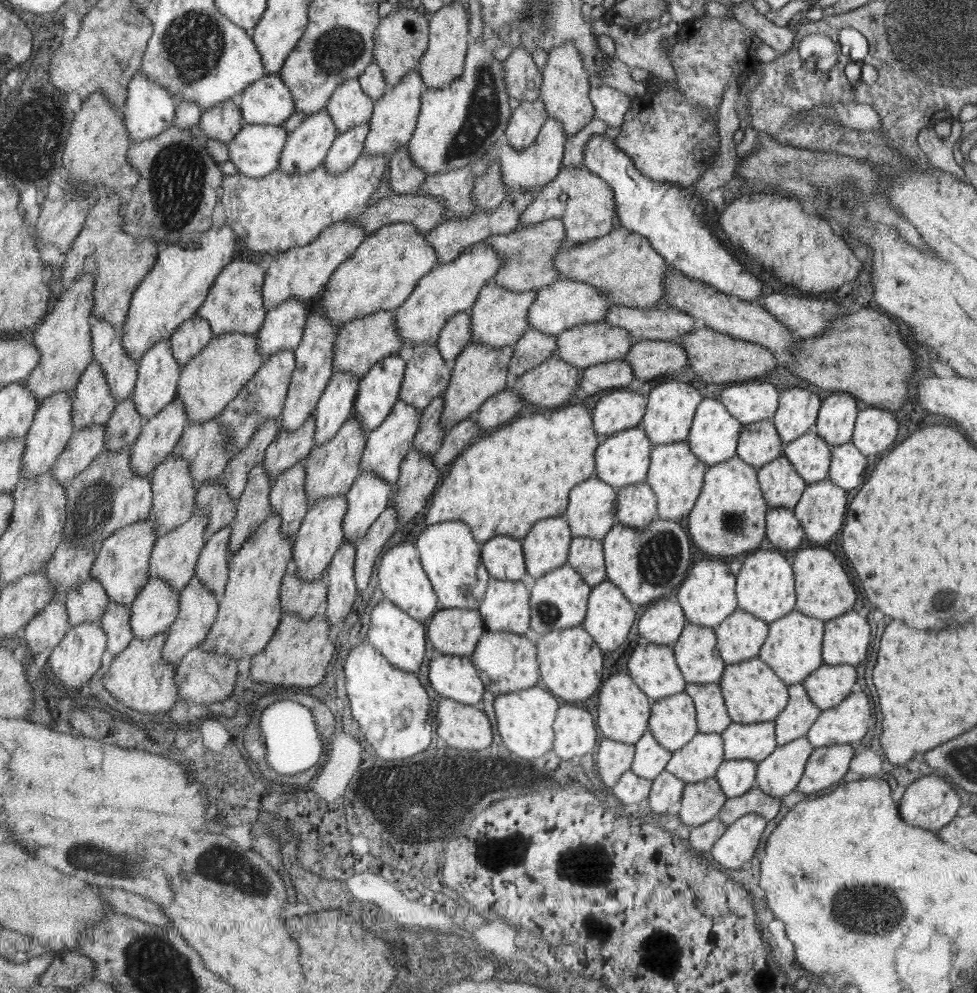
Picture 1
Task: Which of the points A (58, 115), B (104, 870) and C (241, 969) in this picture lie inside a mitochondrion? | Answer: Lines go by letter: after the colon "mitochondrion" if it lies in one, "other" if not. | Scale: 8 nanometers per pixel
A: mitochondrion
B: mitochondrion
C: other

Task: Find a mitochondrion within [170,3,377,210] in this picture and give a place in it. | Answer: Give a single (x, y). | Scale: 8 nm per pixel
(337, 49)

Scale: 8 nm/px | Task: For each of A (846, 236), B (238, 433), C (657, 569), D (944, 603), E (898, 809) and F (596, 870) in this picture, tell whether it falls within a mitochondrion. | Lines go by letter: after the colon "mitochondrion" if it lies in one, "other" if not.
A: other
B: mitochondrion
C: mitochondrion
D: mitochondrion
E: other
F: mitochondrion

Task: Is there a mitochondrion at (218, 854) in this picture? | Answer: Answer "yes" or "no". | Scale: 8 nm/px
yes

